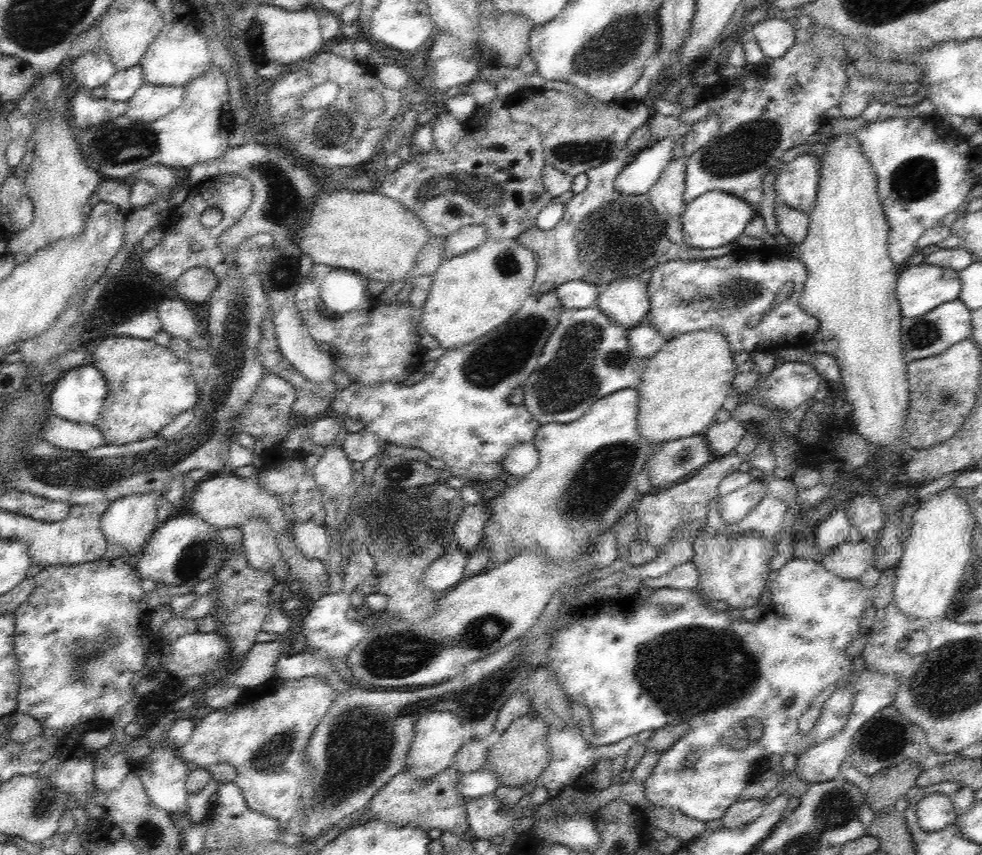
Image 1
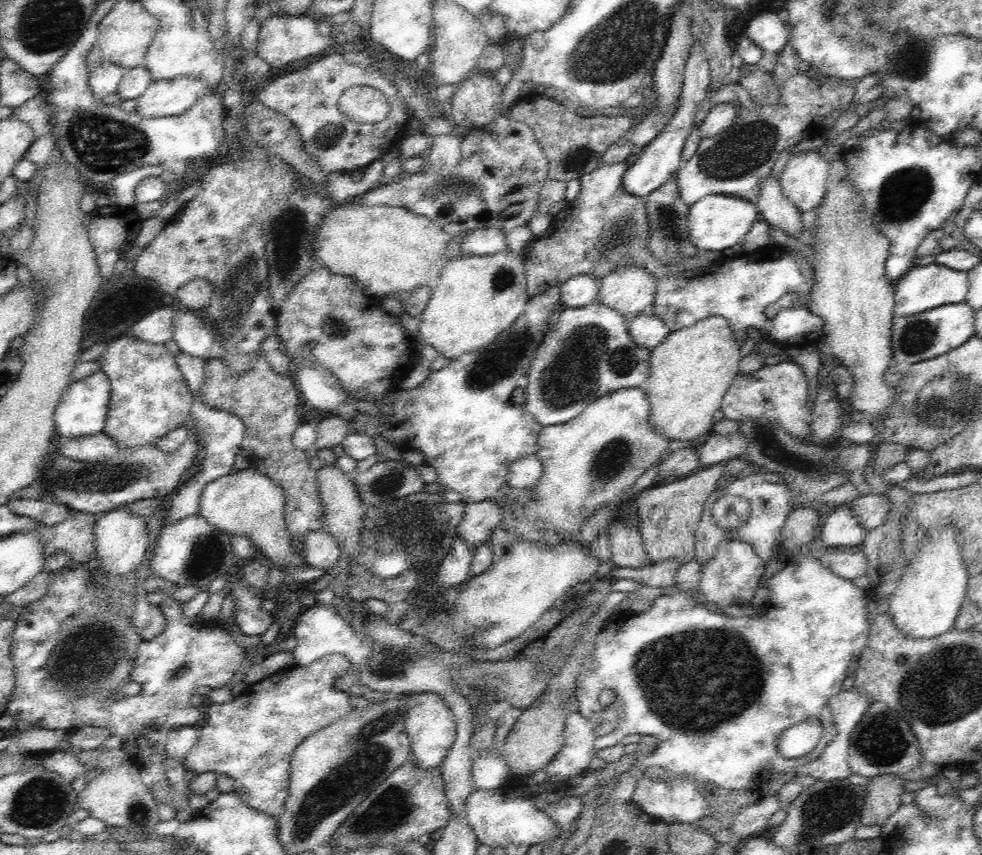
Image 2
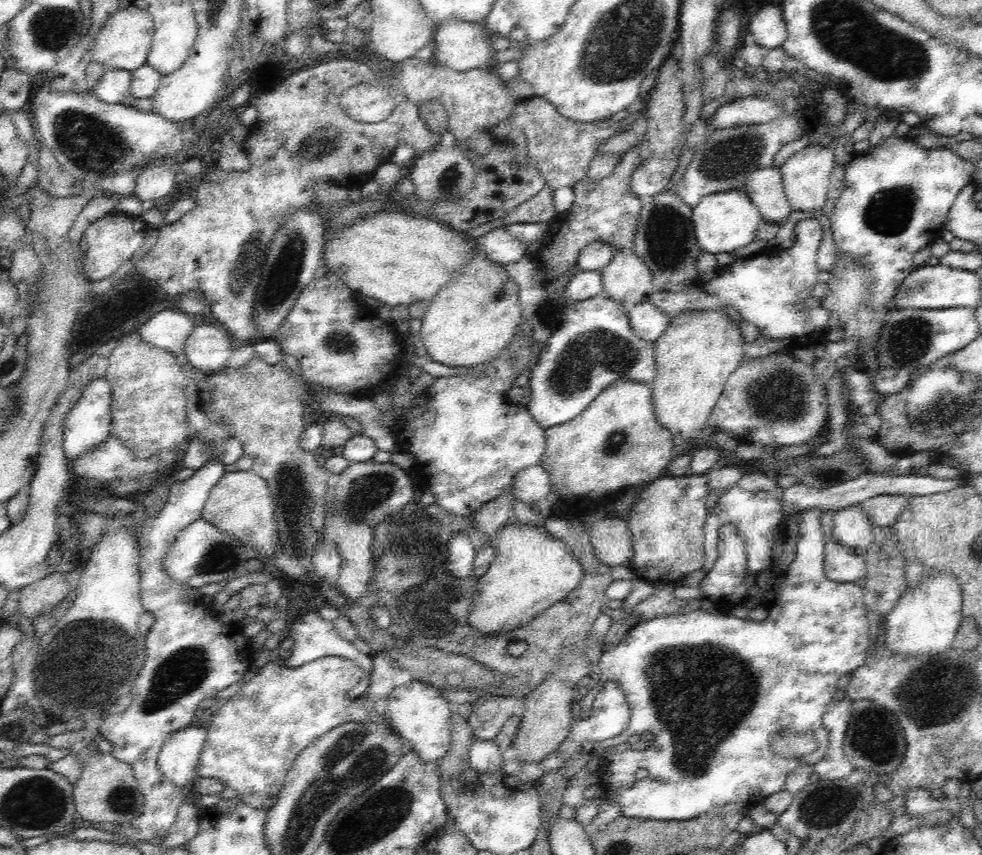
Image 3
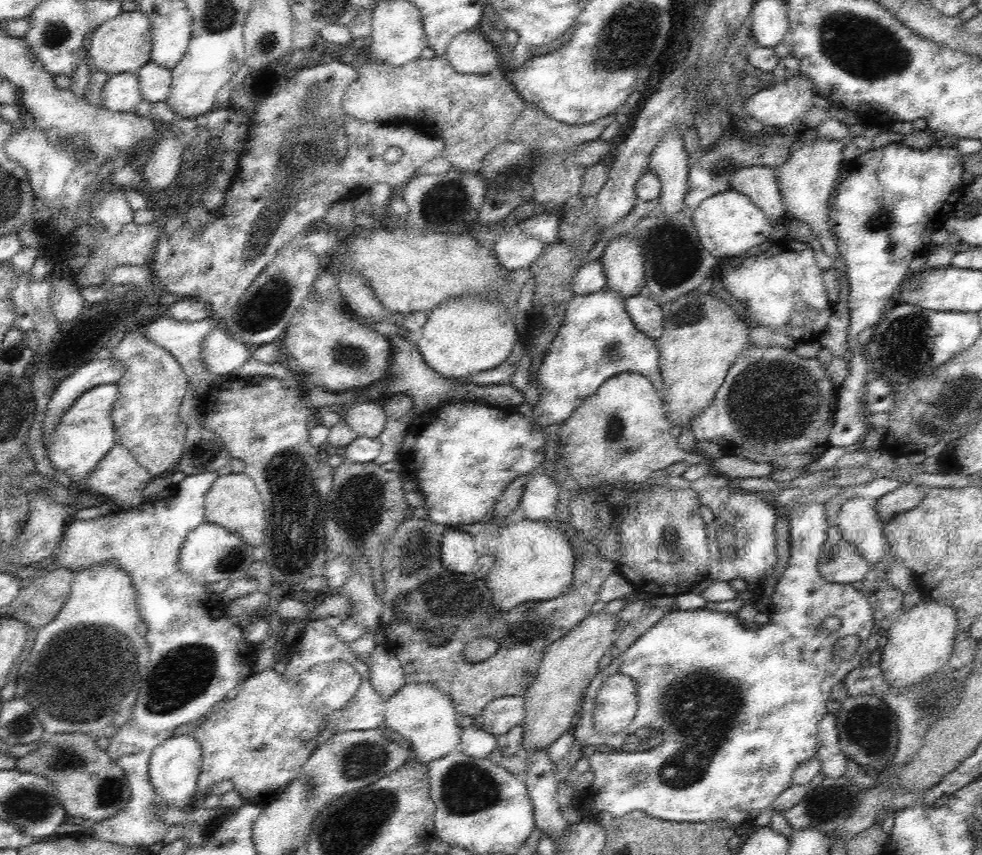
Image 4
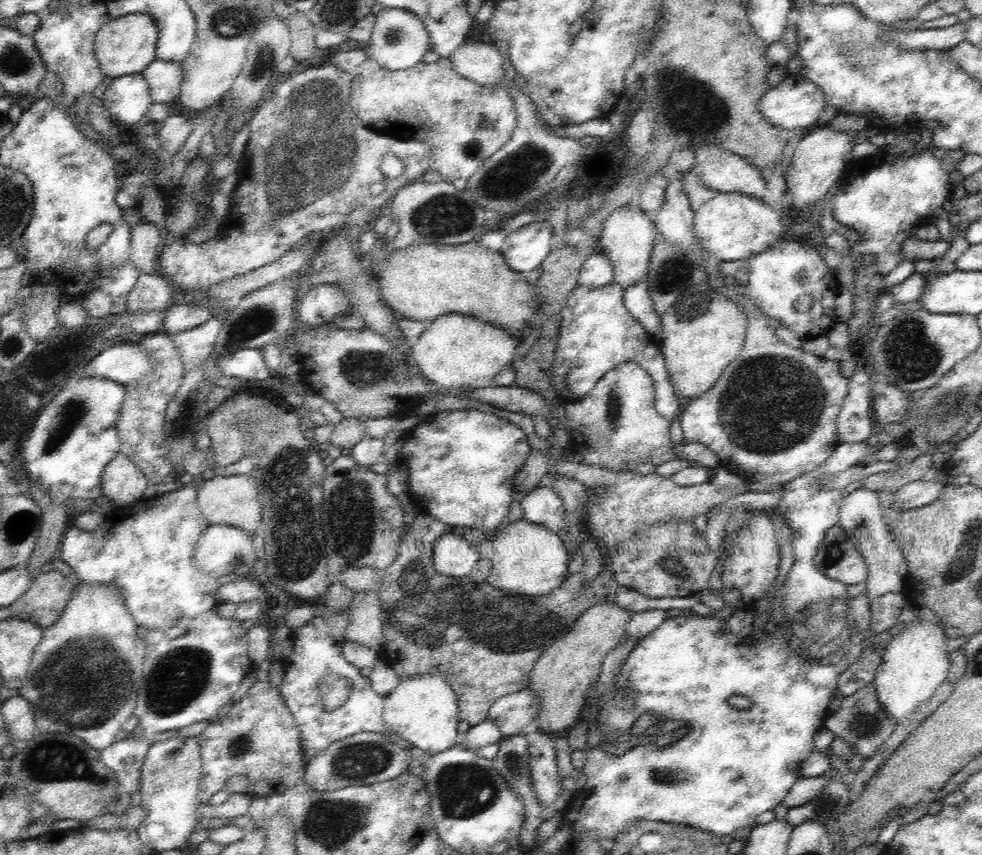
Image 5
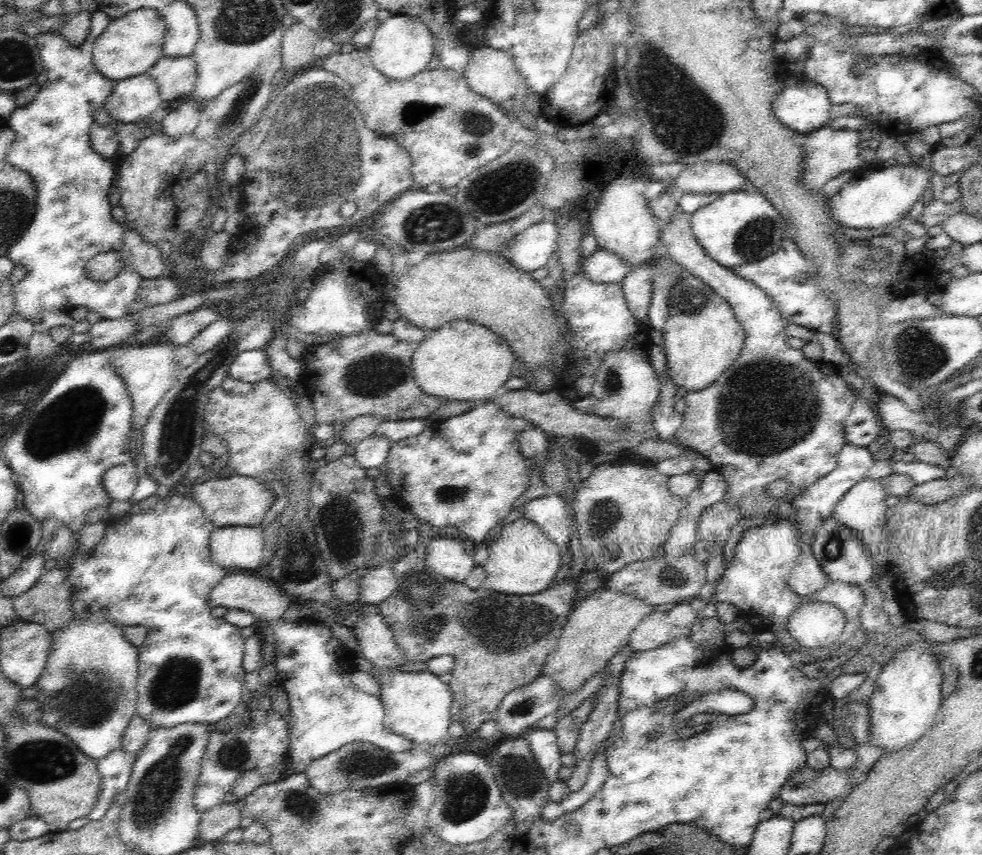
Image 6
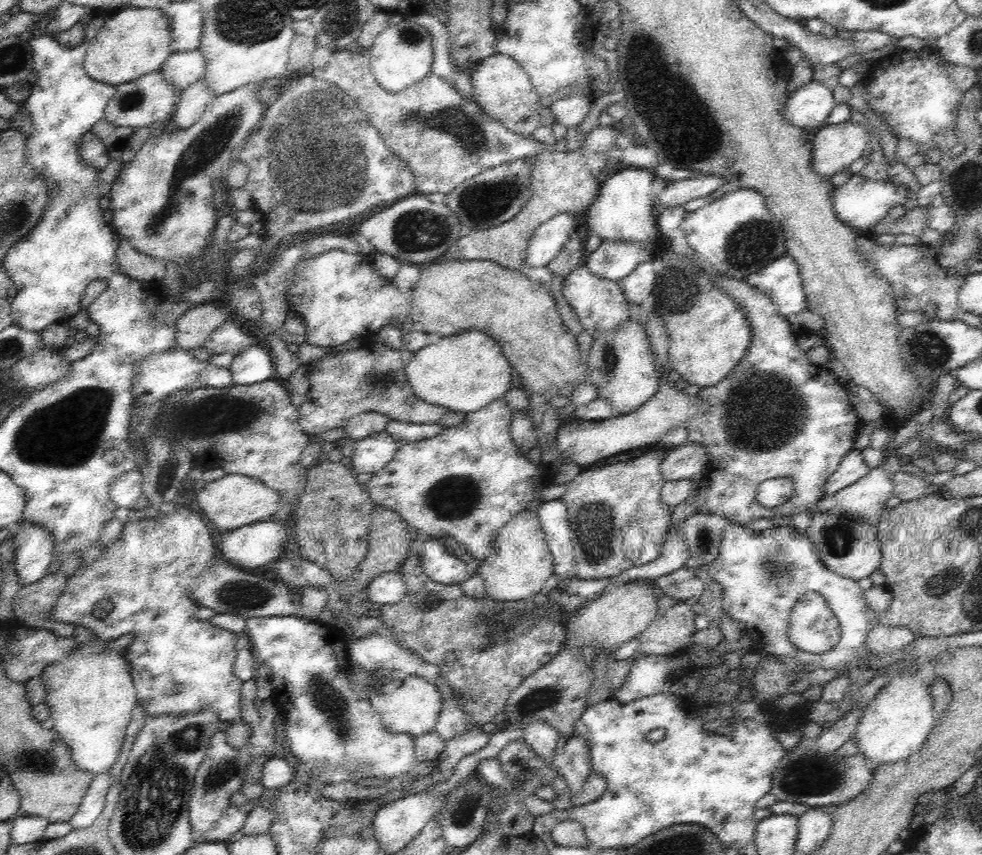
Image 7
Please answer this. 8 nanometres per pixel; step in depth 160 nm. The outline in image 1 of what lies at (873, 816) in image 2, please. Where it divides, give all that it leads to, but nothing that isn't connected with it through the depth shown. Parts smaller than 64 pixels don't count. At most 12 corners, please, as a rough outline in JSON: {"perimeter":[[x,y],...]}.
{"perimeter":[[904,760],[872,775],[865,802],[879,812],[916,789],[923,767]]}

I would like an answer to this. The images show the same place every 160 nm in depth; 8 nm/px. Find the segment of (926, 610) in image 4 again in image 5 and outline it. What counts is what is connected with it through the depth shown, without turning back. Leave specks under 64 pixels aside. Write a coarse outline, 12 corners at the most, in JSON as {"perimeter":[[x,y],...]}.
{"perimeter":[[942,622],[901,628],[873,684],[895,722],[944,682],[953,646]]}

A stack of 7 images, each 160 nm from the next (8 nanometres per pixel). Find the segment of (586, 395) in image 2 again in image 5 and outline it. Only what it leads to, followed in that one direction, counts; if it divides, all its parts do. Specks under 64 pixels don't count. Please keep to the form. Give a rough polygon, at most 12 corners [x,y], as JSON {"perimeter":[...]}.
{"perimeter":[[578,285],[561,312],[550,381],[564,403],[622,363],[653,378],[660,416],[679,398],[626,287]]}

